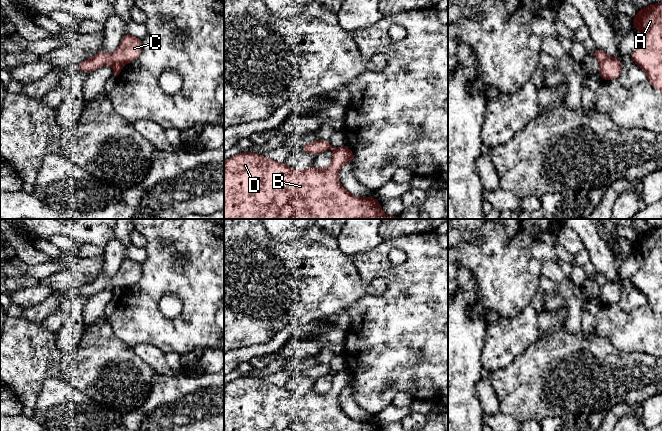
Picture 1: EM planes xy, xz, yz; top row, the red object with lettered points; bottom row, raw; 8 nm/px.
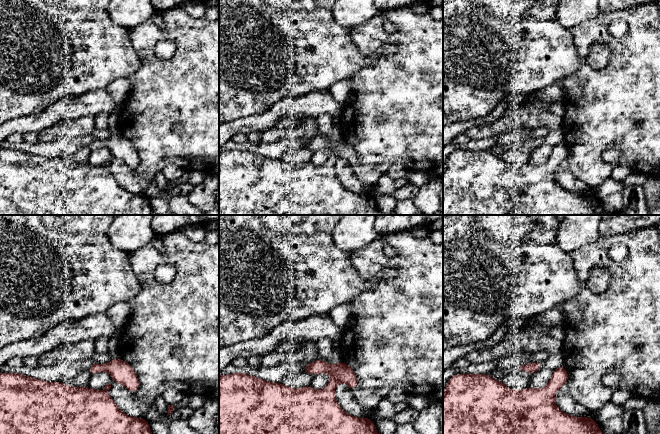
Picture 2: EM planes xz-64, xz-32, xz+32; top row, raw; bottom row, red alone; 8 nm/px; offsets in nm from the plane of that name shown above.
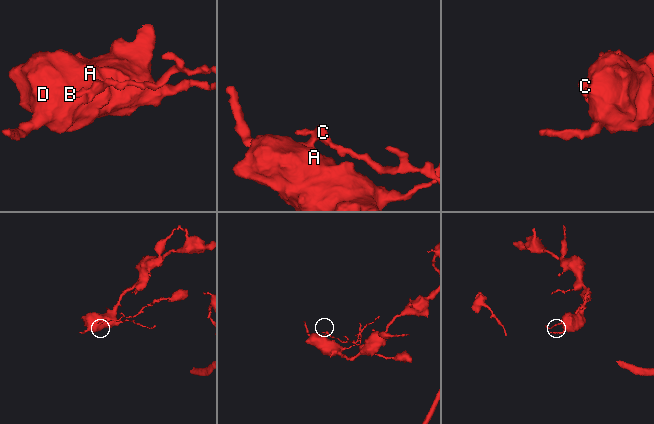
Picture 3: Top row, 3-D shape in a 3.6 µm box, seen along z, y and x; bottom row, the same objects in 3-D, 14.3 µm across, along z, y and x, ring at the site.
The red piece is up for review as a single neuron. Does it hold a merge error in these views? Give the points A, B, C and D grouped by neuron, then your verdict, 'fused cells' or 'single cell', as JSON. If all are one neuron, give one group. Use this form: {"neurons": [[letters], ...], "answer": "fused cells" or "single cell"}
{"neurons": [["A", "B", "D"], ["C"]], "answer": "fused cells"}

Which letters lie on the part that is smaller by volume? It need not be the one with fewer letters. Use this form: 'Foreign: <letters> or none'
Foreign: C

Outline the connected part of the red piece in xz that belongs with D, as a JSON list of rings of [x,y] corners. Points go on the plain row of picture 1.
[[[345,371],[333,375],[332,385],[327,393],[314,390],[295,395],[285,387],[278,387],[260,378],[242,376],[224,386],[224,431],[381,431],[373,421],[360,422],[348,417],[339,406],[338,396],[348,386]]]

